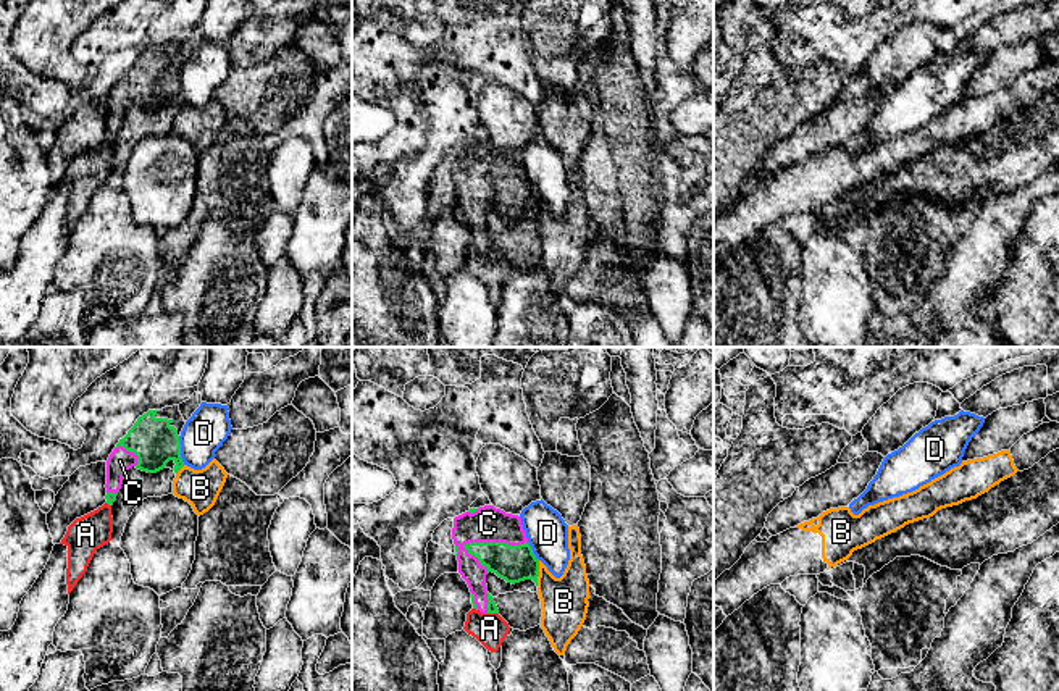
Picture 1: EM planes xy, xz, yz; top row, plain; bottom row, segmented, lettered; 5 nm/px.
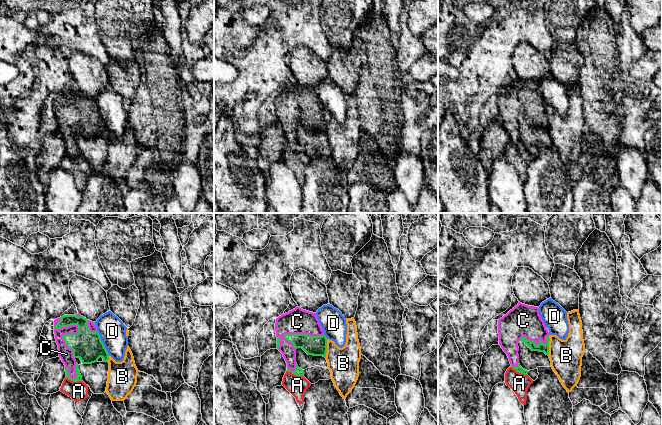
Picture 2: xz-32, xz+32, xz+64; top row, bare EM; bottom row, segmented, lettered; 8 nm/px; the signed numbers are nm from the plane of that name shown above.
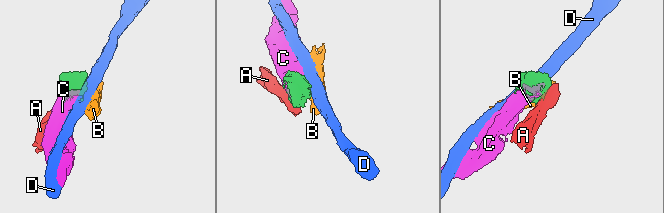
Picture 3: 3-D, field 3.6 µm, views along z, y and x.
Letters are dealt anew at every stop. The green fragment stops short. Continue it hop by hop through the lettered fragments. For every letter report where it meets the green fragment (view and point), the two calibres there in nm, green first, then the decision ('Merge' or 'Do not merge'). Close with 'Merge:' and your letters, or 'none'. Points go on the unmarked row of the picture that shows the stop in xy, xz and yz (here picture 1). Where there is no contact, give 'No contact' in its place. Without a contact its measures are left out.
A: Touches green at xz (493, 251). Thickness 50 nm (green) against 160 nm. Do not merge
B: Touches green at xz (538, 212). Thickness 190 nm (green) against 240 nm. Do not merge
C: Touches green at xz (494, 181). Thickness 190 nm (green) against 180 nm. Merge
D: Touches green at xy (179, 89). Thickness 220 nm (green) against 220 nm. Do not merge
Merge: C

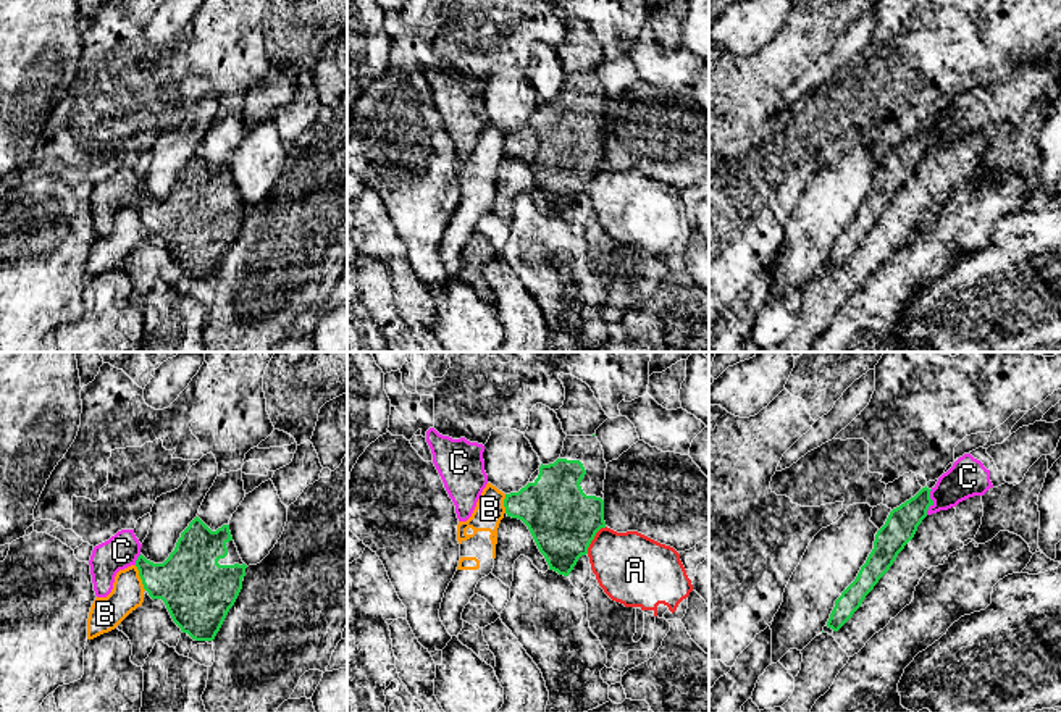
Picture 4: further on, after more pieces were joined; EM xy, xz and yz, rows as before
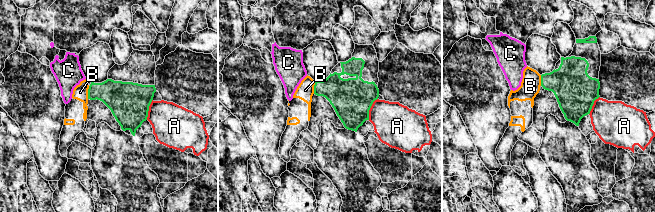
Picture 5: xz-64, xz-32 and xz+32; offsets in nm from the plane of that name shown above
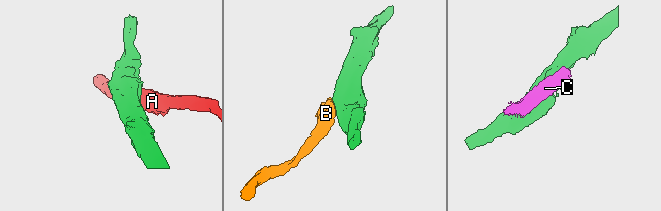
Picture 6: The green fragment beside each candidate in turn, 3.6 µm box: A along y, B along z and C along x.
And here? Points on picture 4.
A: Touches green at xz (593, 176). Thickness 340 nm (green) against 360 nm. Do not merge
B: Touches green at xy (141, 217). Thickness 340 nm (green) against 160 nm. Do not merge
C: Touches green at yz (932, 141). Thickness 160 nm (green) against 200 nm. Do not merge
Merge: none

